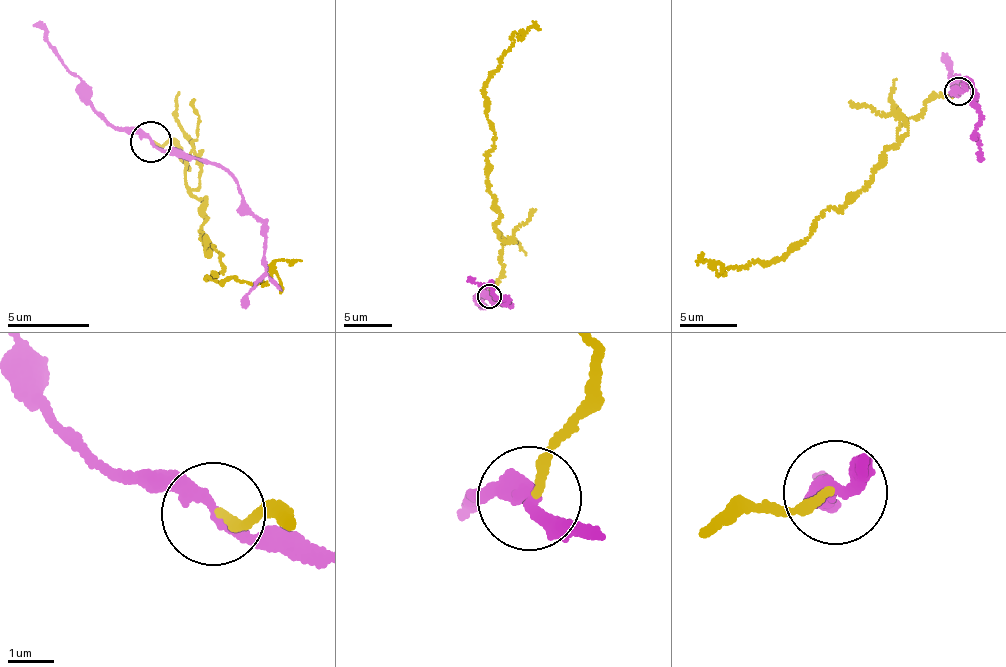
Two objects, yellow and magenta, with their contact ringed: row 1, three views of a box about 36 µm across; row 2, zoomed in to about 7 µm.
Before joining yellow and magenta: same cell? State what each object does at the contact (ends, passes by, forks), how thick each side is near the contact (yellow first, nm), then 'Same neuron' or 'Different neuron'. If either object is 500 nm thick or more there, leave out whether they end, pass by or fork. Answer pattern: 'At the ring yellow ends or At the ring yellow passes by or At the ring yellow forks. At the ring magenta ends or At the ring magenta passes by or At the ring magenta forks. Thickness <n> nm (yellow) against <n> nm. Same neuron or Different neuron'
At the ring yellow ends. At the ring magenta passes by. Thickness 160 nm (yellow) against 240 nm. Different neuron

